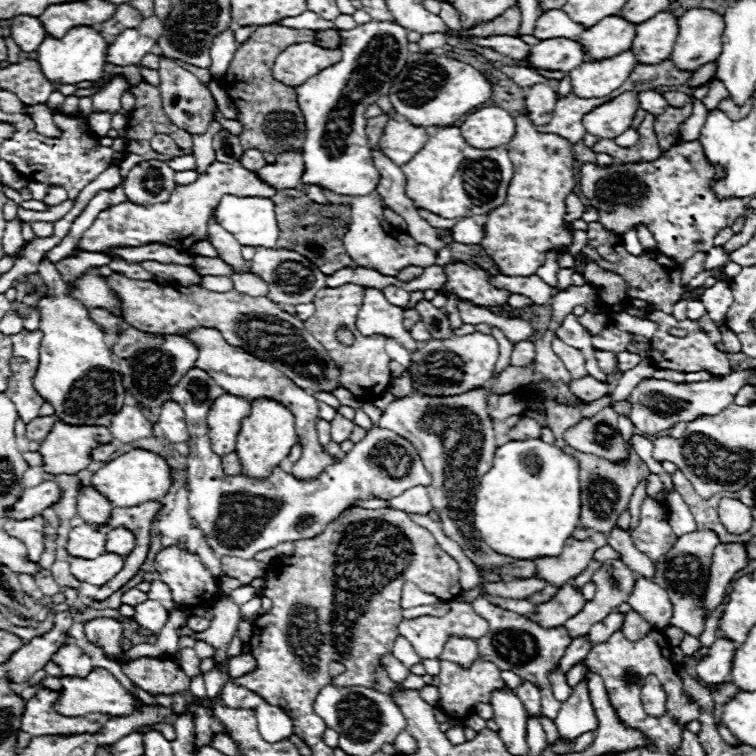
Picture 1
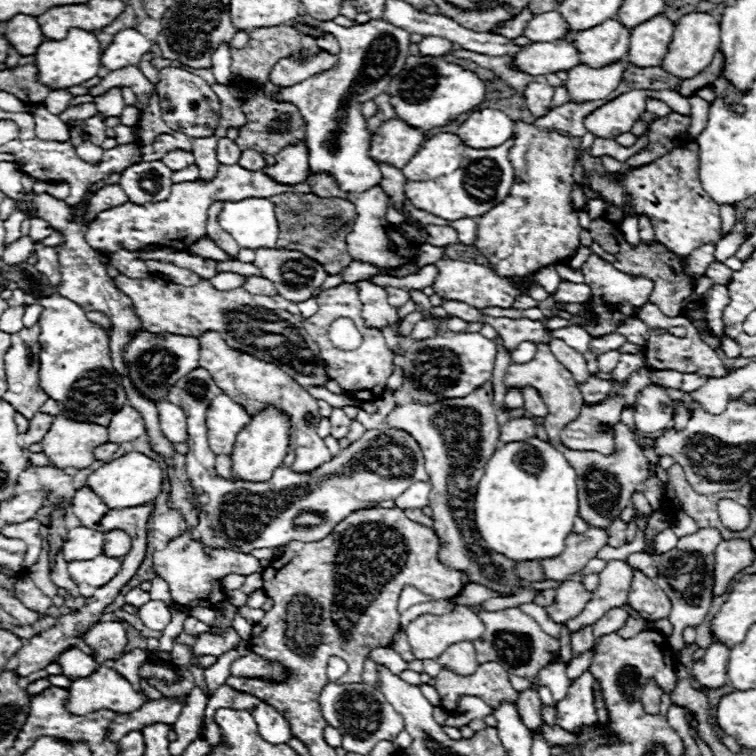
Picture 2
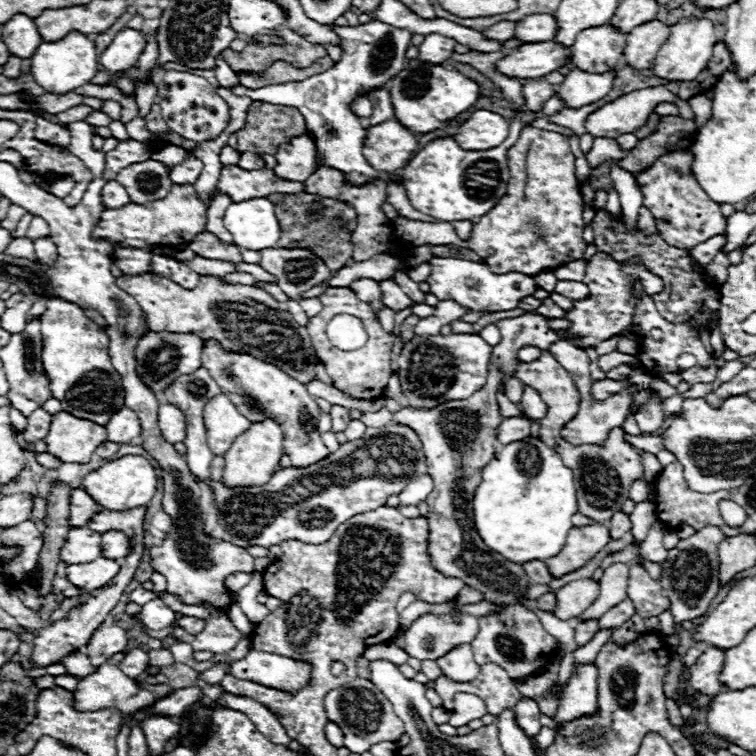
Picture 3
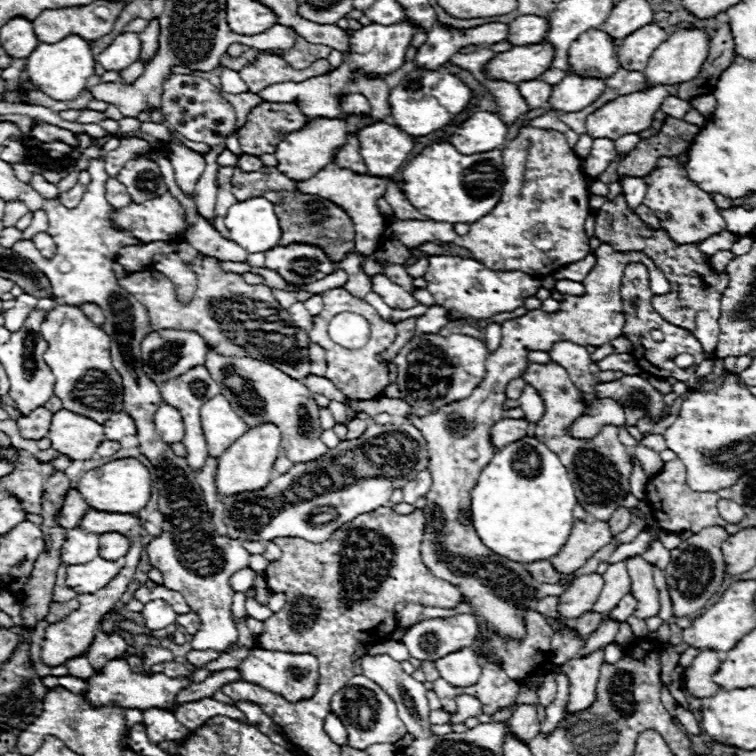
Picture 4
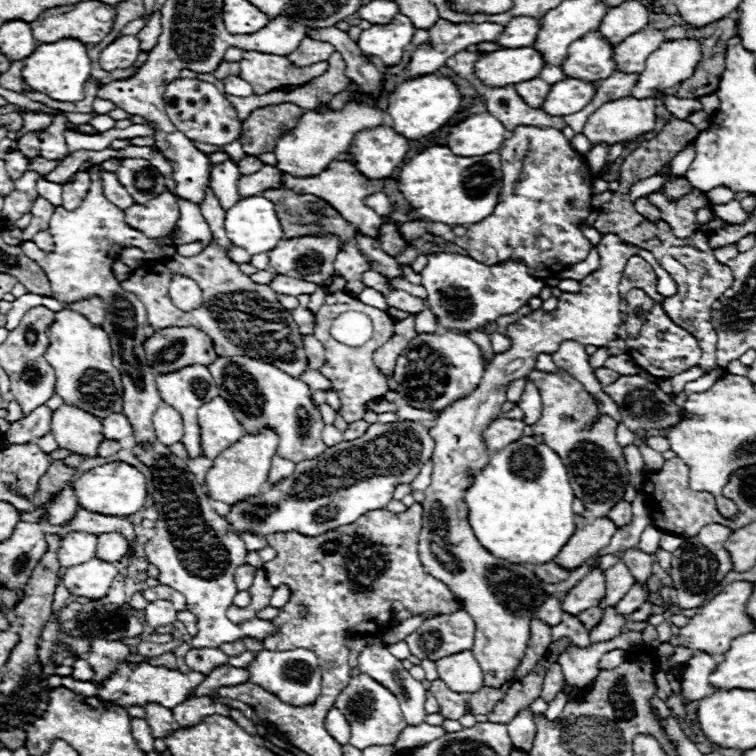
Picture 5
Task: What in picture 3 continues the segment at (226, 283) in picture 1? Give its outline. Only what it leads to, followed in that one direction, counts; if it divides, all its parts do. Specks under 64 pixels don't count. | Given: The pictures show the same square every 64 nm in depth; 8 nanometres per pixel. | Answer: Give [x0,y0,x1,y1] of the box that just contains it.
[222,272,257,285]

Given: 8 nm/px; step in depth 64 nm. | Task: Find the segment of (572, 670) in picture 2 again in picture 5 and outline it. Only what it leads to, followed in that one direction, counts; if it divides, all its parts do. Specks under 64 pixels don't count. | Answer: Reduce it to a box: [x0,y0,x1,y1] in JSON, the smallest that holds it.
[590,608,626,642]

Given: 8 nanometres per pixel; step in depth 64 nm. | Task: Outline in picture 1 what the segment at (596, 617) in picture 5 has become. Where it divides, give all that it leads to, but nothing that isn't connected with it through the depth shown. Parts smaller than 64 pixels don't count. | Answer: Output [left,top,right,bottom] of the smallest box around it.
[558,636,592,674]

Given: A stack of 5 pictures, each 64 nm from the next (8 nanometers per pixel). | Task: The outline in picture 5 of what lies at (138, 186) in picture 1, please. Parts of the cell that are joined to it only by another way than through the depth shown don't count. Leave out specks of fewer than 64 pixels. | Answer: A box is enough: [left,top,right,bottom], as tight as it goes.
[116,158,166,202]

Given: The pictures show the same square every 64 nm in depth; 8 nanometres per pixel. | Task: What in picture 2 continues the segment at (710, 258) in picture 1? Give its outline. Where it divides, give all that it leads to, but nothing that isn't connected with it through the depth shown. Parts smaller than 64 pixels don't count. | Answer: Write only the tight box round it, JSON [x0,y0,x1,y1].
[714,222,744,262]

